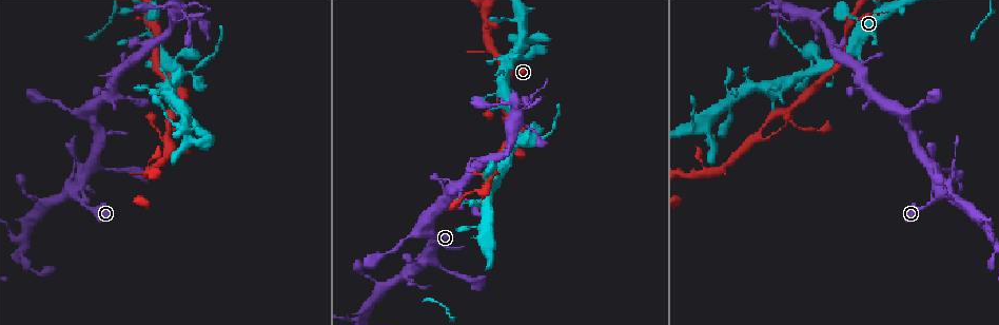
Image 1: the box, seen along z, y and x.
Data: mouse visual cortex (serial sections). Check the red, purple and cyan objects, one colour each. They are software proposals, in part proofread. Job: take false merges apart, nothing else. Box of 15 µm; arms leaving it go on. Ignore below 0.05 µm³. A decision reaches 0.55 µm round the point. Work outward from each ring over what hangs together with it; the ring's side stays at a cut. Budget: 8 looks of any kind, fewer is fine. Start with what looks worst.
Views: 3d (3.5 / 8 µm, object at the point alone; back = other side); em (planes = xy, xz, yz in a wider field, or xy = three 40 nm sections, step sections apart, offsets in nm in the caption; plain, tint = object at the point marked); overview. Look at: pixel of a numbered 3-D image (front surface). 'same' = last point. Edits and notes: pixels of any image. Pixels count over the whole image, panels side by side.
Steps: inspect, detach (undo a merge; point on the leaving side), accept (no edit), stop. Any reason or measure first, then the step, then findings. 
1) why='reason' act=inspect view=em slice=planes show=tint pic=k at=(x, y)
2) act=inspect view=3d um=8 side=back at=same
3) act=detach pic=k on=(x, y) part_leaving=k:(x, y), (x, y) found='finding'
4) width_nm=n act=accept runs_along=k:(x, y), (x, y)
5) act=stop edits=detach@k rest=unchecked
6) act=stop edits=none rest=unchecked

act=inspect view=em slice=xy step=1 show=tint pic=1 at=(727, 89)

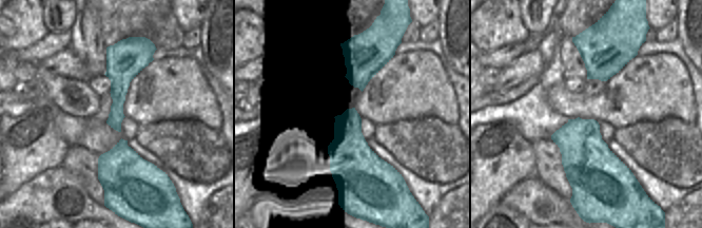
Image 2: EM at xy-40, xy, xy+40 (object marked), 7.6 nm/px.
act=inspect view=3d um=3.5 at=same

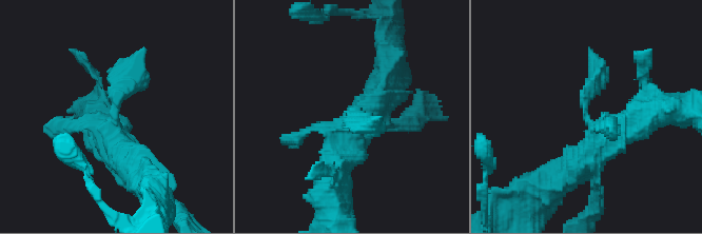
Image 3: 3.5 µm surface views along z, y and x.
width_nm=260 act=accept runs_along=3:(100, 125), (113, 141), (116, 99), (142, 51) found='continuous, no second cell'

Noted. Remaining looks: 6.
why='branch point' act=inspect view=3d um=3.5 pic=1 at=(850, 23)

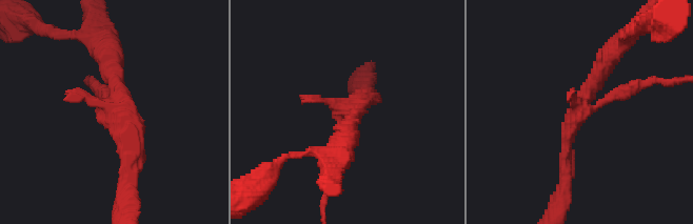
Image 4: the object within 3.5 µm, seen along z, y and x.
why='shape alone is not enough' act=inspect view=em slice=xy step=2 show=tint pic=4 at=(122, 111)

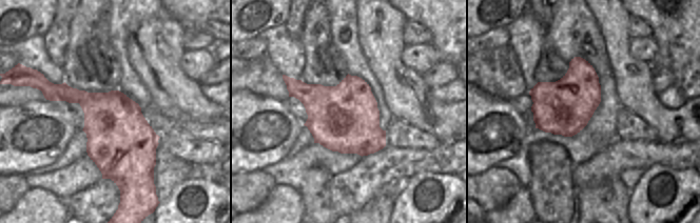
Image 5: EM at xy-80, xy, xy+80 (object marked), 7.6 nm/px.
act=accept runs_along=4:(565, 181), (568, 129), (611, 52) found='all the same cell'

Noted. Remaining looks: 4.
why='a fork' act=inspect view=3d um=3.5 pic=1 at=(186, 140)

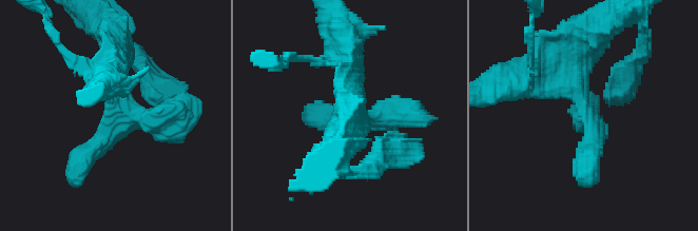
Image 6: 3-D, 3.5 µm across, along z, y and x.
arms=3 arm_widths_nm=300,350,350 why='shape alone is not enough' act=inspect view=em slice=xy step=1 show=tint pic=6 at=(112, 109)

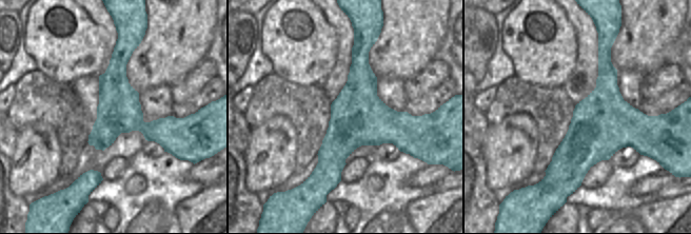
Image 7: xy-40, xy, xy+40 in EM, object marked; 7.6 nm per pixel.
width_nm=440 act=accept runs_along=6:(117, 43), (111, 104), (179, 108) found='all the same cell'

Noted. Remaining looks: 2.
act=stop edits=none rest=unchecked

